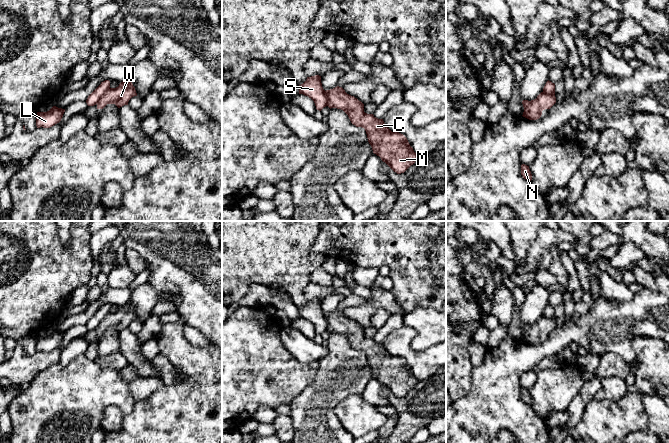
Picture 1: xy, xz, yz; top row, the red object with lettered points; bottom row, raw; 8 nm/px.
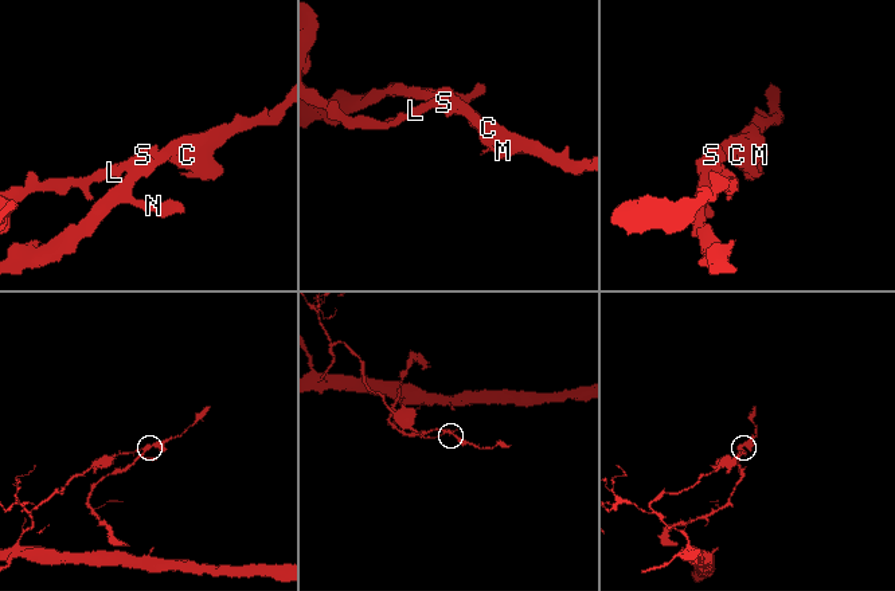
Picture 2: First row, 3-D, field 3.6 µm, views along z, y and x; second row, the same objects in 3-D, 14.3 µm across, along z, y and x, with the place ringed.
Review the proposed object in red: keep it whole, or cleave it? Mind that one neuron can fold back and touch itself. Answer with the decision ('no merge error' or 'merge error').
merge error

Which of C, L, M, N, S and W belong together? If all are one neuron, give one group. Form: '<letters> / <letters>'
C M N W / L S

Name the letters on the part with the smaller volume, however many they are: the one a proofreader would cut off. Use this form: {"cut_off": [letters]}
{"cut_off": ["C", "M", "N", "W"]}

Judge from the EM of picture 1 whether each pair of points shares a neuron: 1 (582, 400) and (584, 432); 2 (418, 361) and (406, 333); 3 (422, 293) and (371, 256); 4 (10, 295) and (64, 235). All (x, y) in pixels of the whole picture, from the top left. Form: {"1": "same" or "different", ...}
{"1": "different", "2": "same", "3": "same", "4": "different"}

